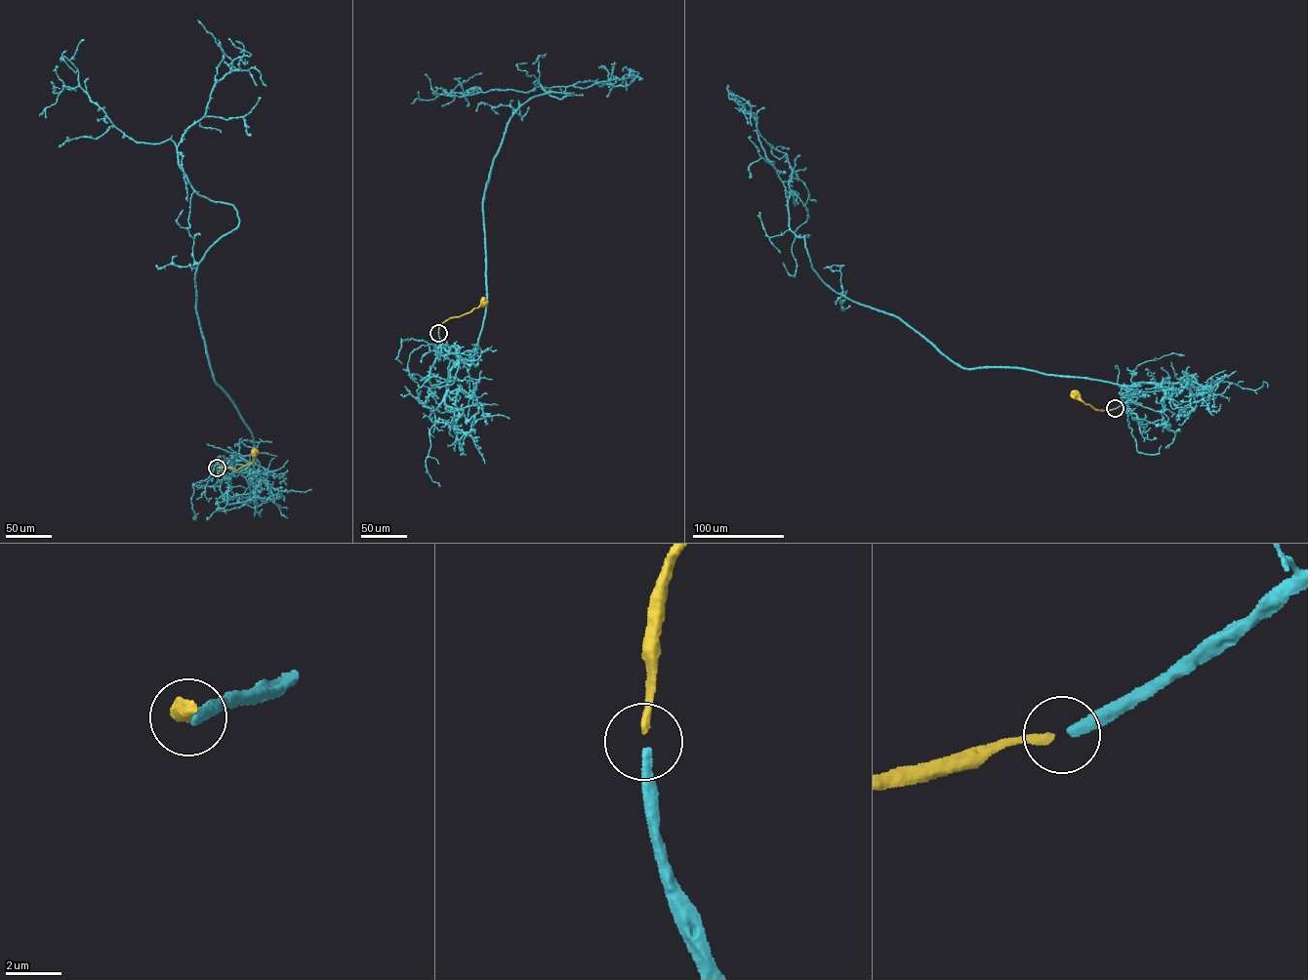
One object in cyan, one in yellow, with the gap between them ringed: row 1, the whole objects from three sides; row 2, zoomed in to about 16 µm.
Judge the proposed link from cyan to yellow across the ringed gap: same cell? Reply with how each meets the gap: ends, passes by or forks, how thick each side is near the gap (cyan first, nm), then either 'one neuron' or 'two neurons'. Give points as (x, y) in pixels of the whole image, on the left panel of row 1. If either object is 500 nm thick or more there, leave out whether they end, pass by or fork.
cyan ends | yellow ends | 360/300 nm | one neuron

